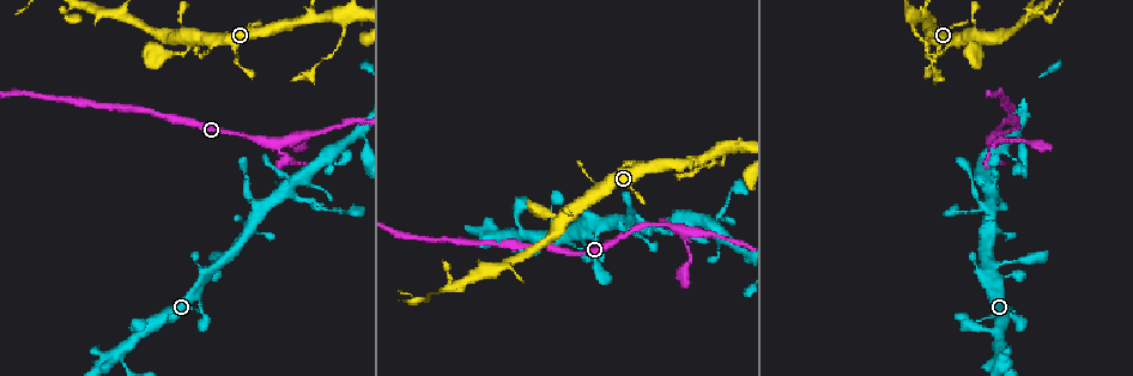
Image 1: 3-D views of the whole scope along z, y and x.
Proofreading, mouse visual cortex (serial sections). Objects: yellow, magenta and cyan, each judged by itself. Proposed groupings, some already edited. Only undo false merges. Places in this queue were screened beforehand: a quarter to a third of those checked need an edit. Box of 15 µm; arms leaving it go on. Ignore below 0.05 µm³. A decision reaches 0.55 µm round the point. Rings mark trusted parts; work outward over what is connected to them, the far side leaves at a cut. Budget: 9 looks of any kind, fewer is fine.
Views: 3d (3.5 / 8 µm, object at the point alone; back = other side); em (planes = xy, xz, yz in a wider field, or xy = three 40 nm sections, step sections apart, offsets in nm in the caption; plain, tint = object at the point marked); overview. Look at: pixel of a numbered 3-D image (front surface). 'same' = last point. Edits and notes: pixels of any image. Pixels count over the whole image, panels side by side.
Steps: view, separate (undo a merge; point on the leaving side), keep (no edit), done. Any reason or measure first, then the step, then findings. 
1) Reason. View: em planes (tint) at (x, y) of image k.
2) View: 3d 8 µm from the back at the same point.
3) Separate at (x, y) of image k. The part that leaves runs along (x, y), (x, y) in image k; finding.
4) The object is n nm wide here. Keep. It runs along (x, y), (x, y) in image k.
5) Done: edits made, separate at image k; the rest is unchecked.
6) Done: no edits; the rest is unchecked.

Four or more arms meet. View: 3d 3.5 µm from the back at (288, 191) of image 1.

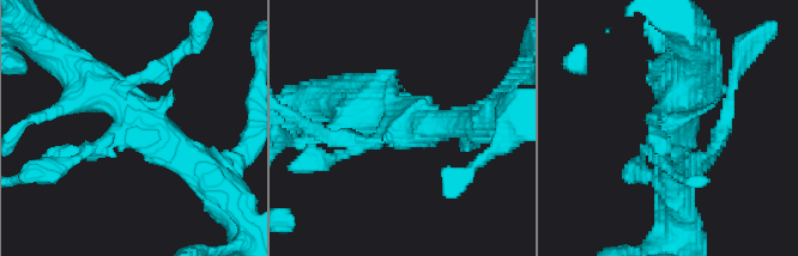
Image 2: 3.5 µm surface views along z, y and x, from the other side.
View: em xy step 3 (tint) at (132, 128) of image 2.

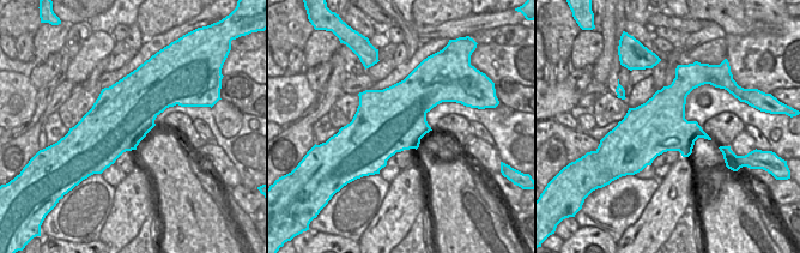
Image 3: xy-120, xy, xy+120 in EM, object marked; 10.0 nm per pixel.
Separate at (308, 130) of image 2. The part that leaves runs along (362, 145), (330, 139), (300, 120) in image 2; a second cell is stuck on.

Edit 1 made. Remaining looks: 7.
See it whole again. View: overview.

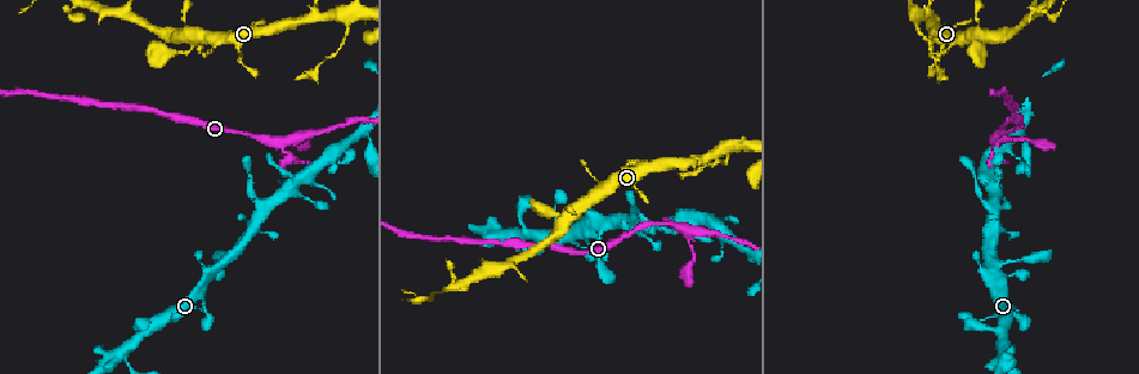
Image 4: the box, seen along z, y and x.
Arms part here. View: 3d 3.5 µm from the back at (990, 140) of image 4.

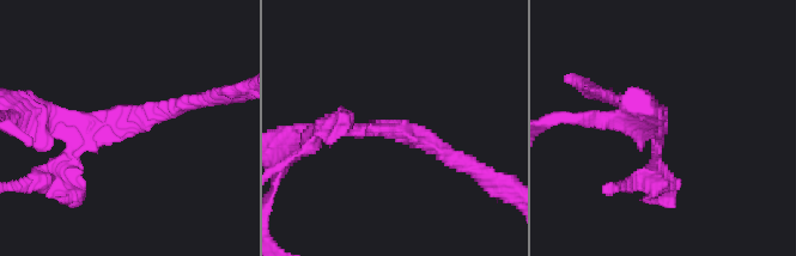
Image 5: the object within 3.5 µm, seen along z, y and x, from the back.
3 arms meet here; the arms are 150, 200, 200 nm wide; now the EM. View: em xy step 5 (tint) at (105, 121) of image 5.

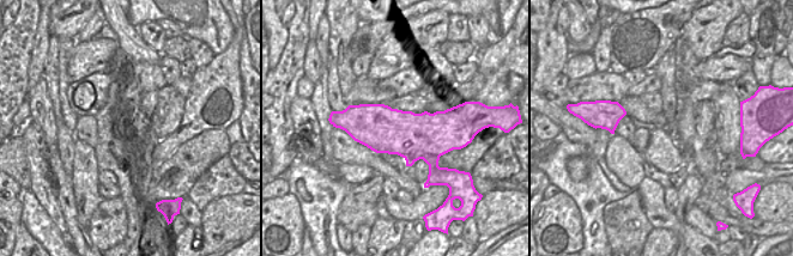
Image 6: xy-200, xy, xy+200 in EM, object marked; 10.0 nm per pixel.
Cut it another way. View: em xy step 1 (tint) at the same point.

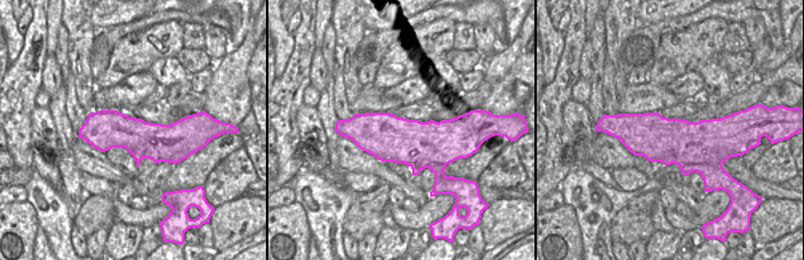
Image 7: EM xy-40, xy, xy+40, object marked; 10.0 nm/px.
Separate at (670, 183) of image 5. A border runs along (679, 164), (708, 163), (720, 167) in image 7; a second cell is stuck on.

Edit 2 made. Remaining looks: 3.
View: 3d 3.5 µm at (344, 21) of image 4.

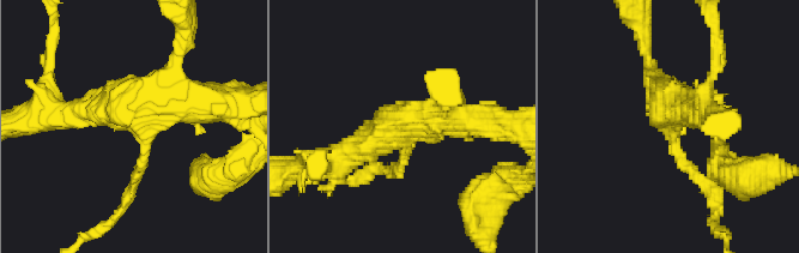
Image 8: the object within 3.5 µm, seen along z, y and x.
View: em xy step 3 (tint) at (136, 126) of image 8.

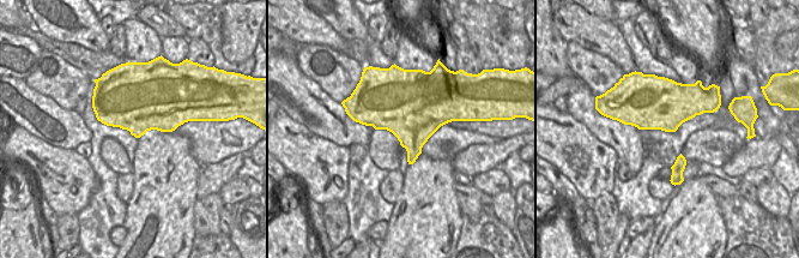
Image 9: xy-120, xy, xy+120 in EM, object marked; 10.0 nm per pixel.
Cut it another way. View: em xy step 2 (tint) at the same point.

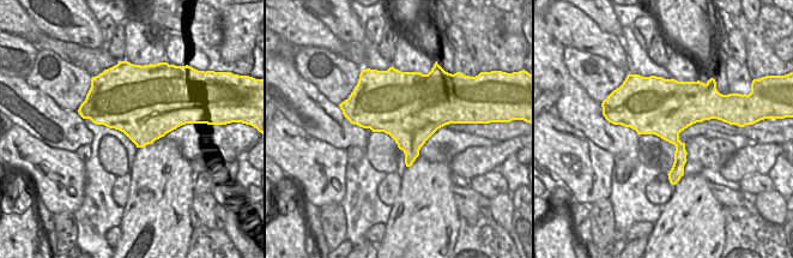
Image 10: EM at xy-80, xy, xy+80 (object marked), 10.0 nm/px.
4 arms meet here. Separate at (697, 178) of image 8. The part that leaves runs along (676, 145), (715, 193), (721, 230) in image 8; two cells meet here.

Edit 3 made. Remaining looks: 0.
Done: edits made, separate at image 2, separate at image 5, separate at image 8; the rest is unchecked.

